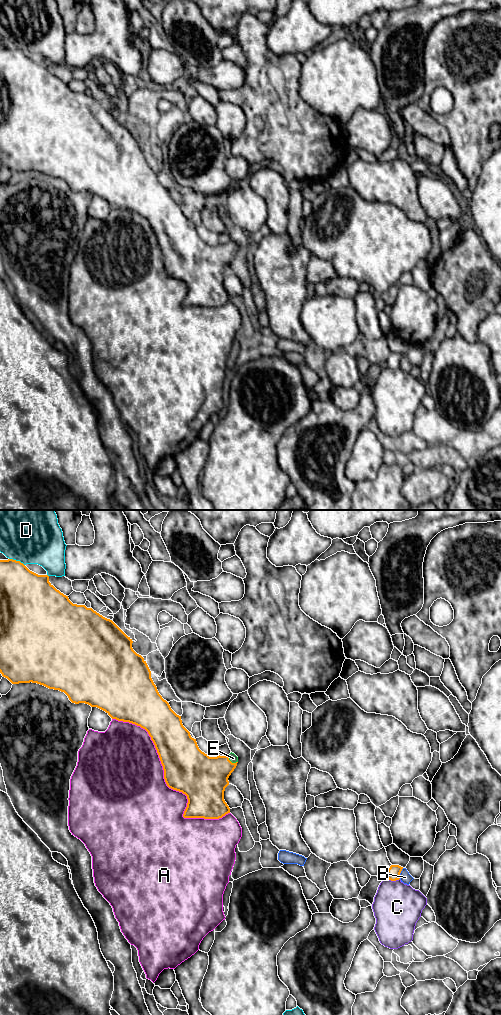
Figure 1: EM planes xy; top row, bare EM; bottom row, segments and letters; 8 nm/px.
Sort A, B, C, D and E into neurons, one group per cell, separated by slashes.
A / B / C / D / E

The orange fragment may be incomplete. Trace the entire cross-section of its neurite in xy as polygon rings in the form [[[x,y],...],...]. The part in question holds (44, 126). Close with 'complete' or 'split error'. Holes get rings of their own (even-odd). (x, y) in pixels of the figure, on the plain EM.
[[[13,47],[0,48],[0,161],[12,172],[37,171],[49,177],[64,180],[72,191],[85,191],[91,195],[97,195],[105,199],[112,207],[129,210],[145,217],[153,229],[164,258],[164,267],[167,274],[173,278],[182,280],[187,284],[188,291],[184,299],[184,306],[219,307],[230,301],[230,296],[224,288],[225,276],[229,273],[228,266],[238,251],[238,245],[234,241],[226,244],[209,245],[202,240],[192,226],[190,220],[183,214],[181,204],[177,203],[169,191],[159,182],[156,173],[151,166],[151,159],[144,146],[132,136],[132,127],[128,125],[112,108],[107,107],[85,93],[73,92],[68,84],[57,78],[50,70],[48,63],[38,63],[30,59],[23,51]]]; split error

